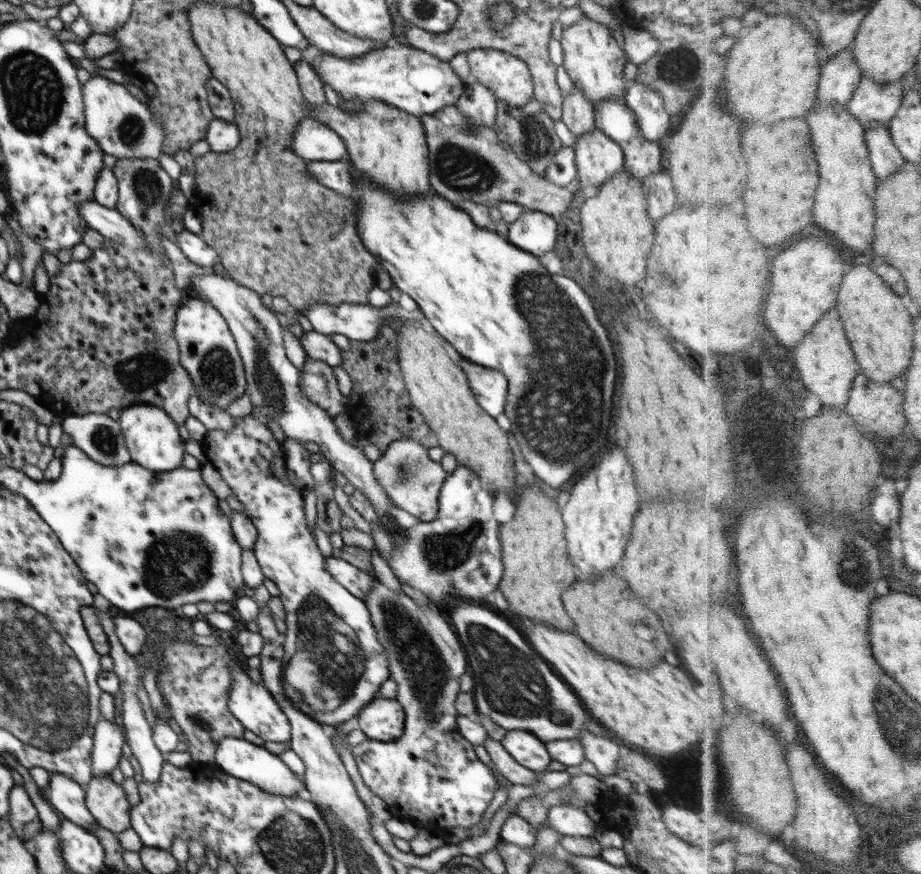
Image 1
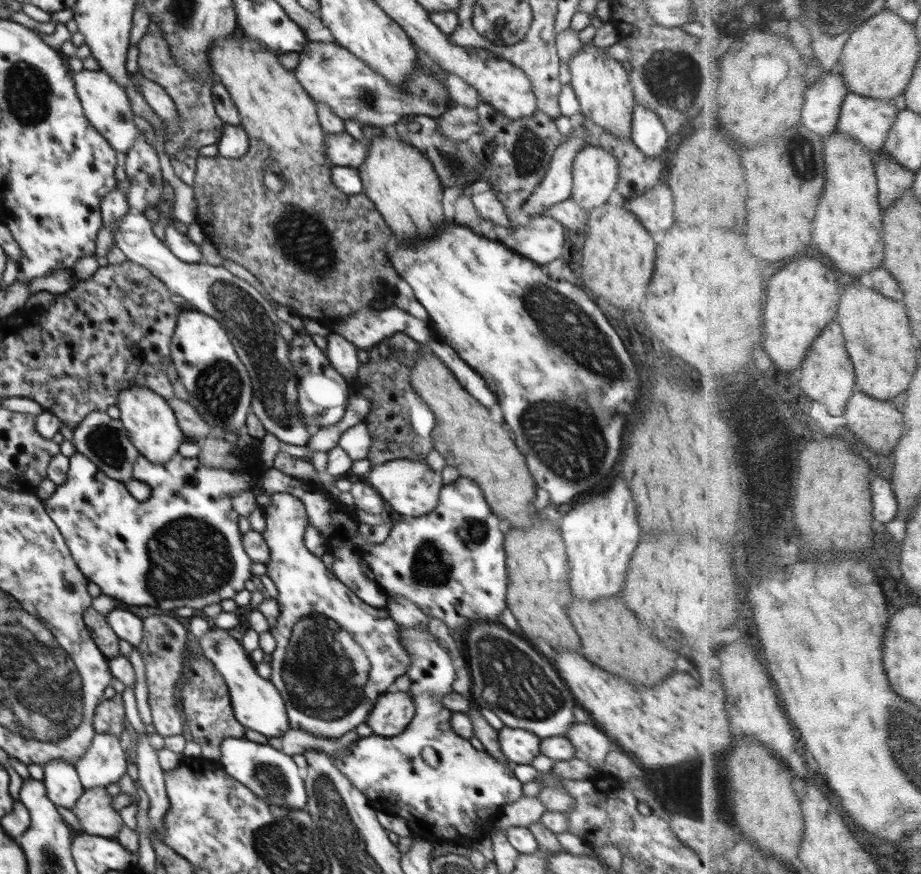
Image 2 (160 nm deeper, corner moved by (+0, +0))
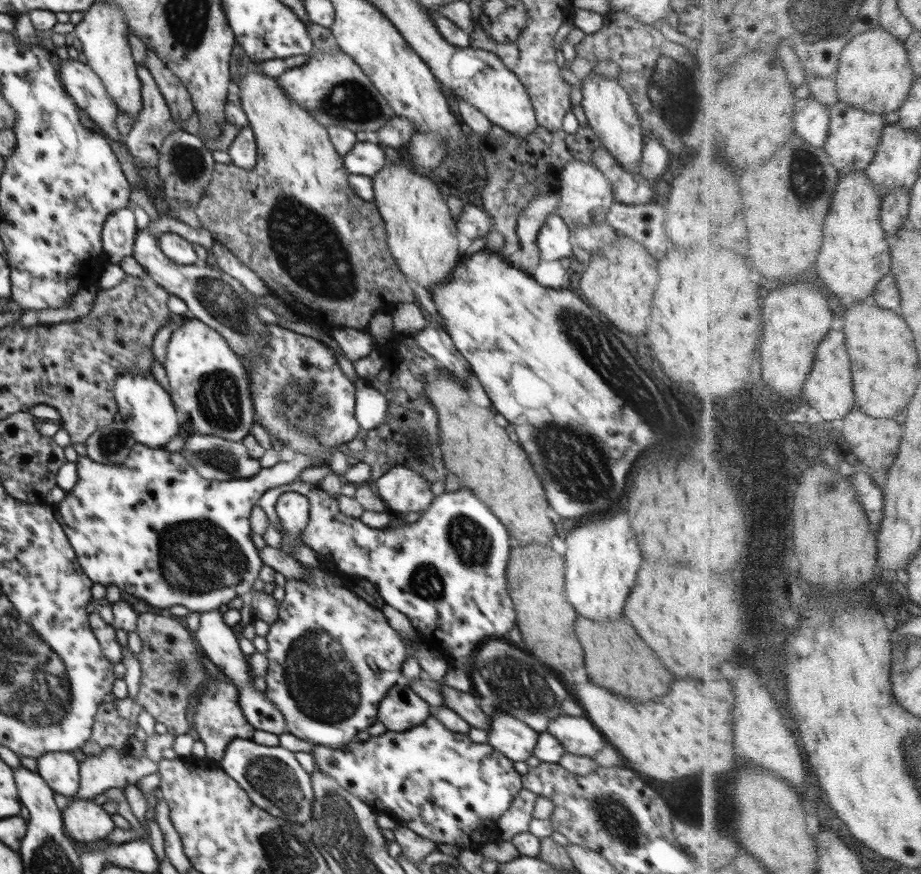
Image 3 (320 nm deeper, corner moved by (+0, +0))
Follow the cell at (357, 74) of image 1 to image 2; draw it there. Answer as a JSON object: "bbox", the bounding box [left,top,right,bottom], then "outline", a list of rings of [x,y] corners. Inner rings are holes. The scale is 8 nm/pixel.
{"bbox":[295,41,453,129],"outline":[[[308,41],[304,50],[299,53],[300,64],[295,69],[295,76],[304,91],[314,103],[323,103],[341,119],[354,120],[363,125],[373,125],[388,129],[406,115],[442,116],[453,105],[447,84],[441,84],[430,76],[426,70],[416,64],[414,77],[410,85],[394,87],[386,78],[378,75],[337,43]]]}

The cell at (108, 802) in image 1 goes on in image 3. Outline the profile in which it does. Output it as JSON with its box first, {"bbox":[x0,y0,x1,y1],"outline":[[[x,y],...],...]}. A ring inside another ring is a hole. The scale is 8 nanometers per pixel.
{"bbox":[61,799,115,843],"outline":[[[92,799],[70,800],[67,808],[61,811],[65,832],[74,840],[85,843],[106,838],[115,825],[110,813]]]}

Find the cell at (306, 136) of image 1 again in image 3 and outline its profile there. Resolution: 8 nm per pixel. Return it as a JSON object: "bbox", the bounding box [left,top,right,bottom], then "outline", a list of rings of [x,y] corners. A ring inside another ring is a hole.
{"bbox":[343,141,386,178],"outline":[[[358,141],[345,154],[343,161],[349,174],[360,174],[372,178],[385,167],[386,159],[380,145]]]}

